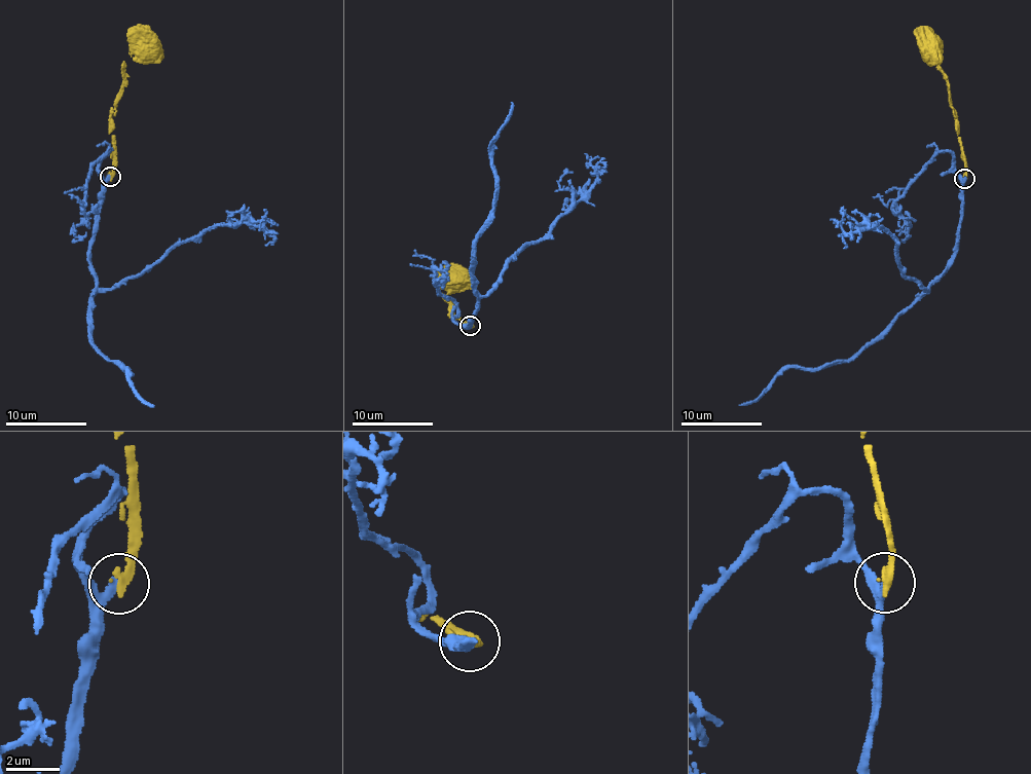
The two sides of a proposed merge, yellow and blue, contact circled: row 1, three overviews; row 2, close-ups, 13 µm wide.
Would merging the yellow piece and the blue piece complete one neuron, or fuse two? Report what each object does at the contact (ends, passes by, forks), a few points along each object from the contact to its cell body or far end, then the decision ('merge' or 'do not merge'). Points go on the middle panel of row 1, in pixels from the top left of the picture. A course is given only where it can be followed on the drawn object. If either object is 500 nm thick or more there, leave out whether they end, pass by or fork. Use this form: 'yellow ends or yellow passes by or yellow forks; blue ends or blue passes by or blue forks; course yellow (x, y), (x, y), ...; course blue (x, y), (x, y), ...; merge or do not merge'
yellow ends; blue passes by; course yellow (469, 325), (448, 316), (451, 305), (442, 295), (455, 290), (457, 286), (454, 280); course blue (469, 325), (480, 295), (473, 256), (477, 235), (491, 222), (492, 151), (500, 127), (509, 118), (510, 102); do not merge

